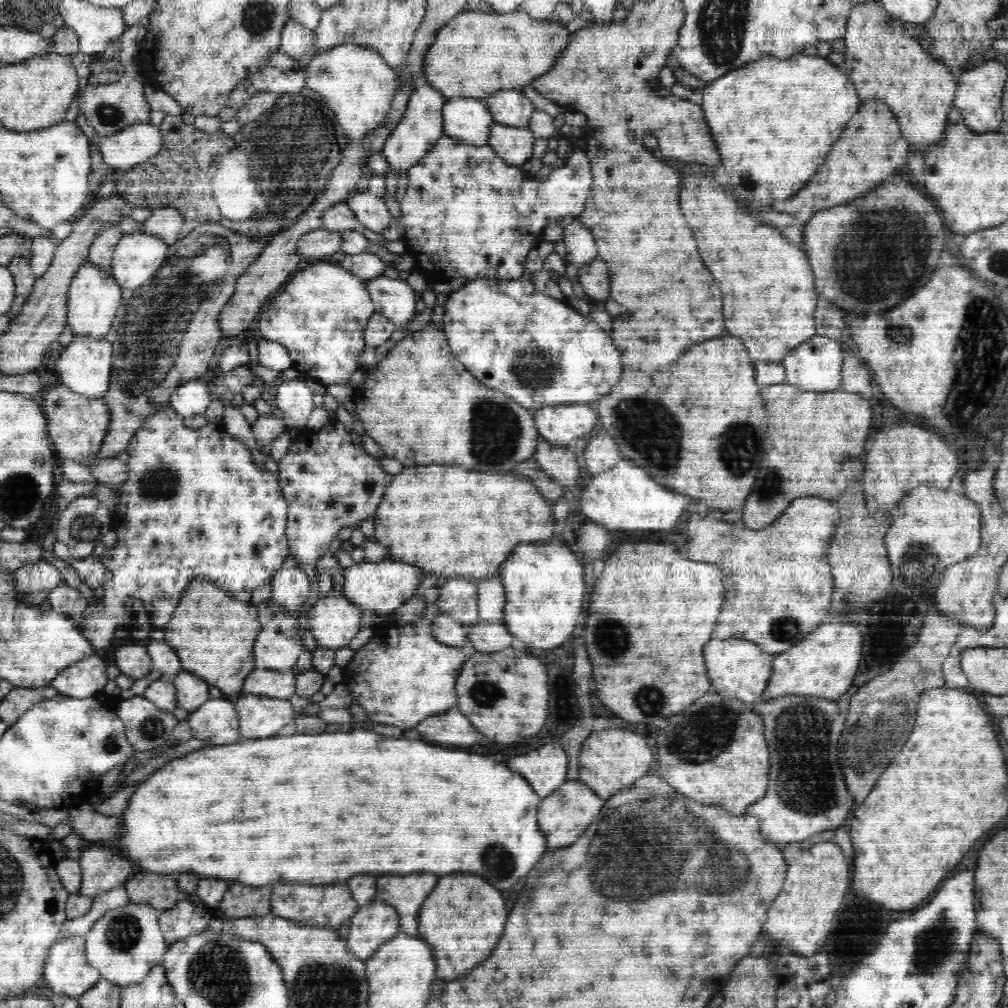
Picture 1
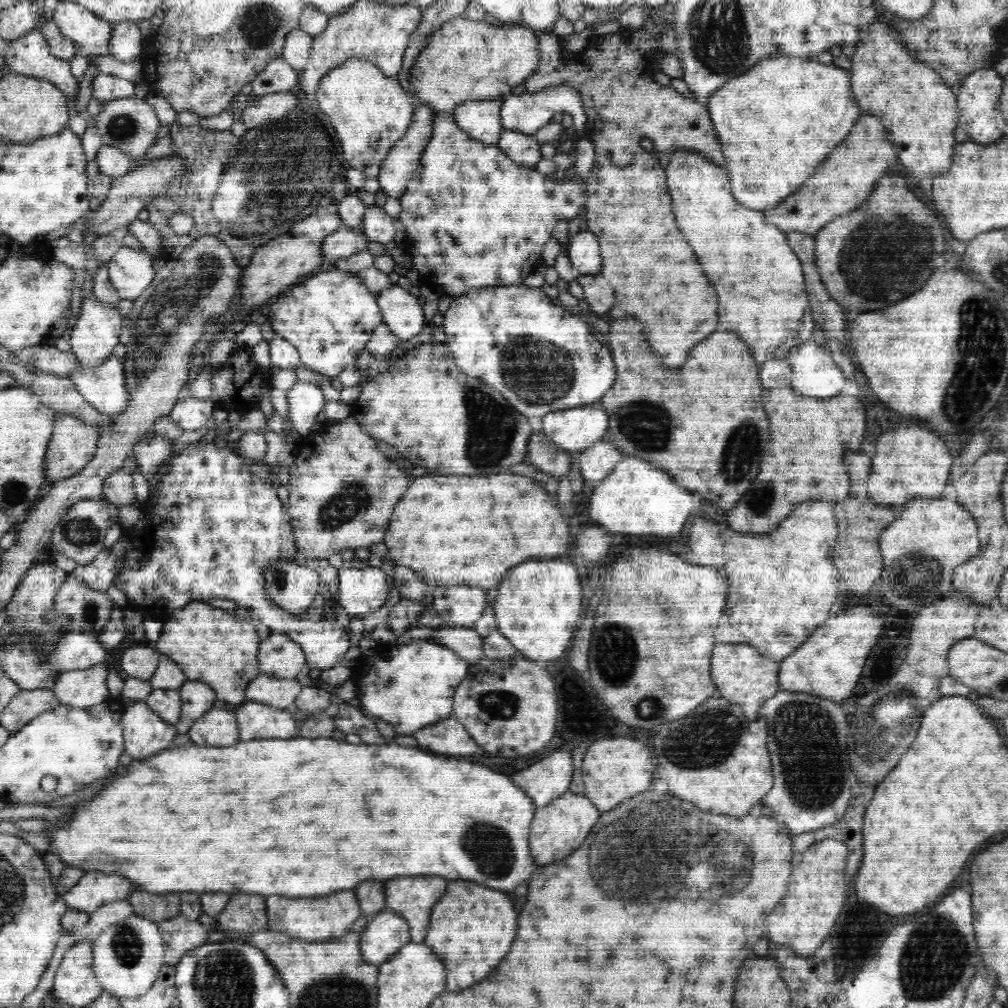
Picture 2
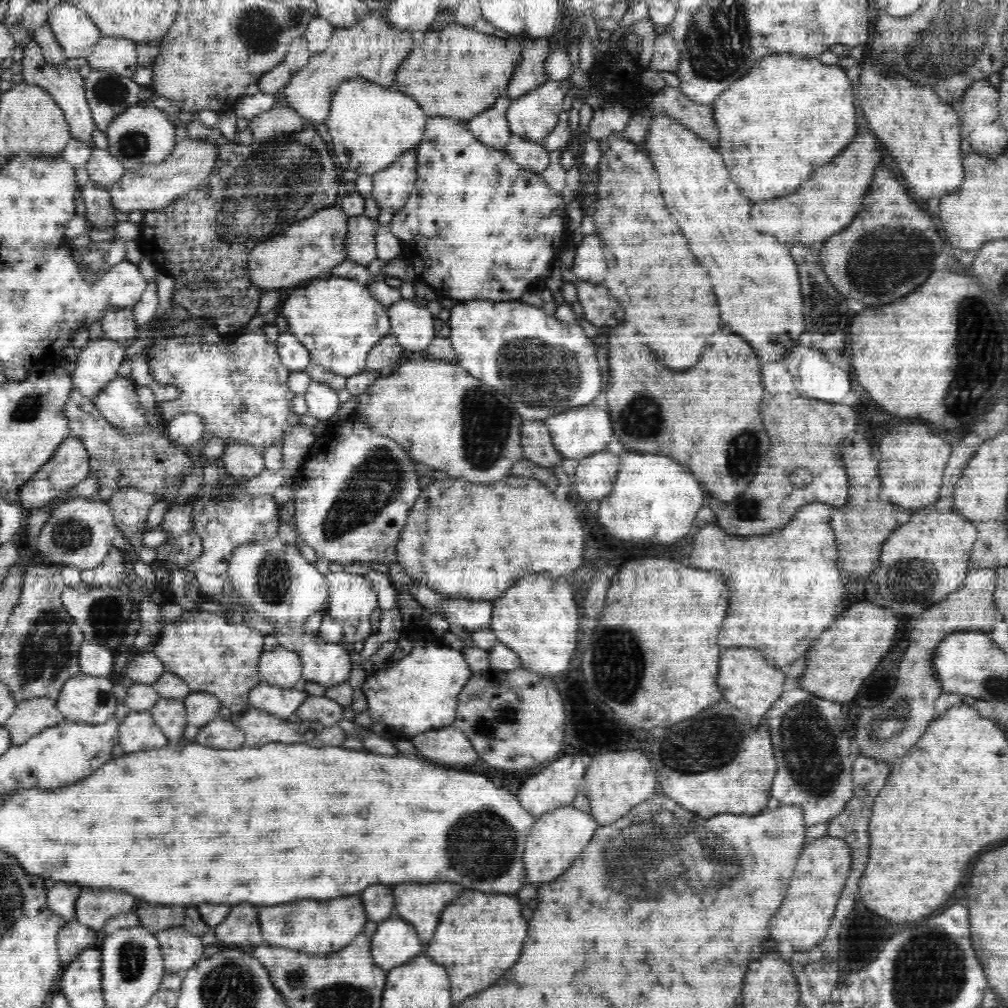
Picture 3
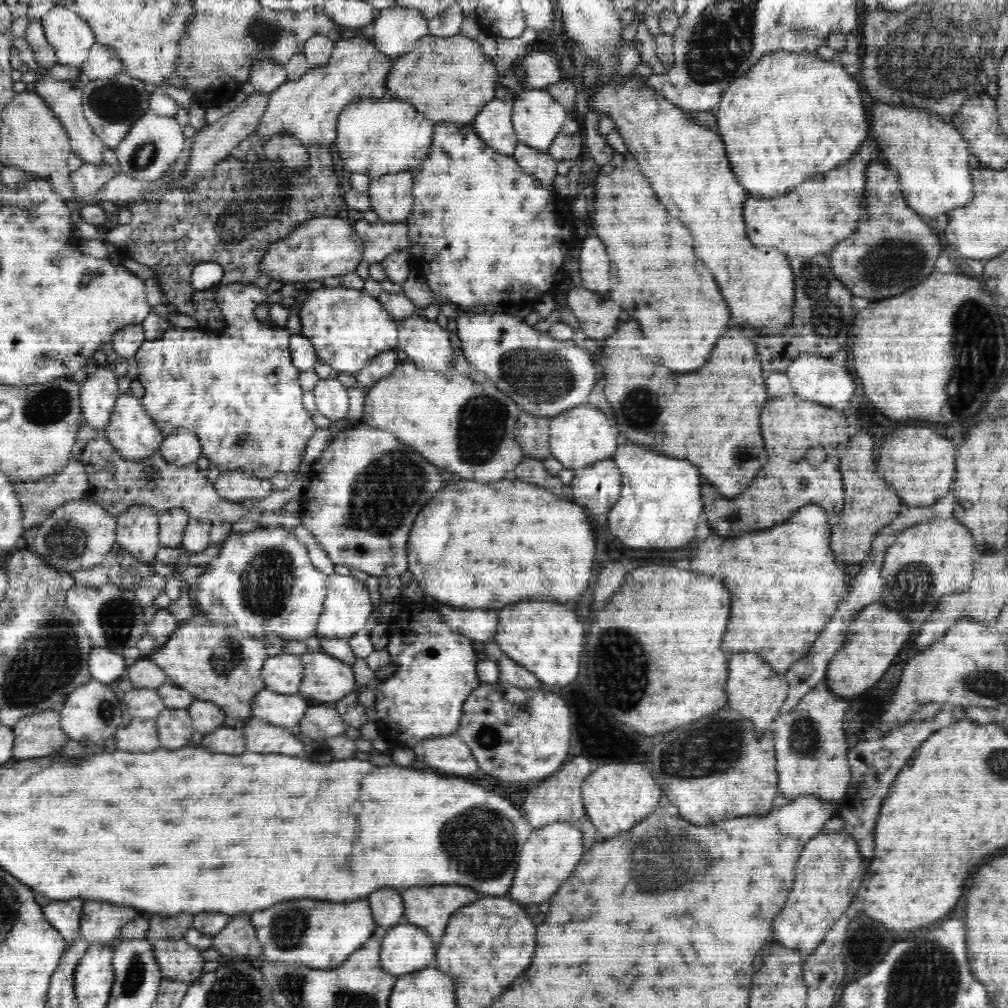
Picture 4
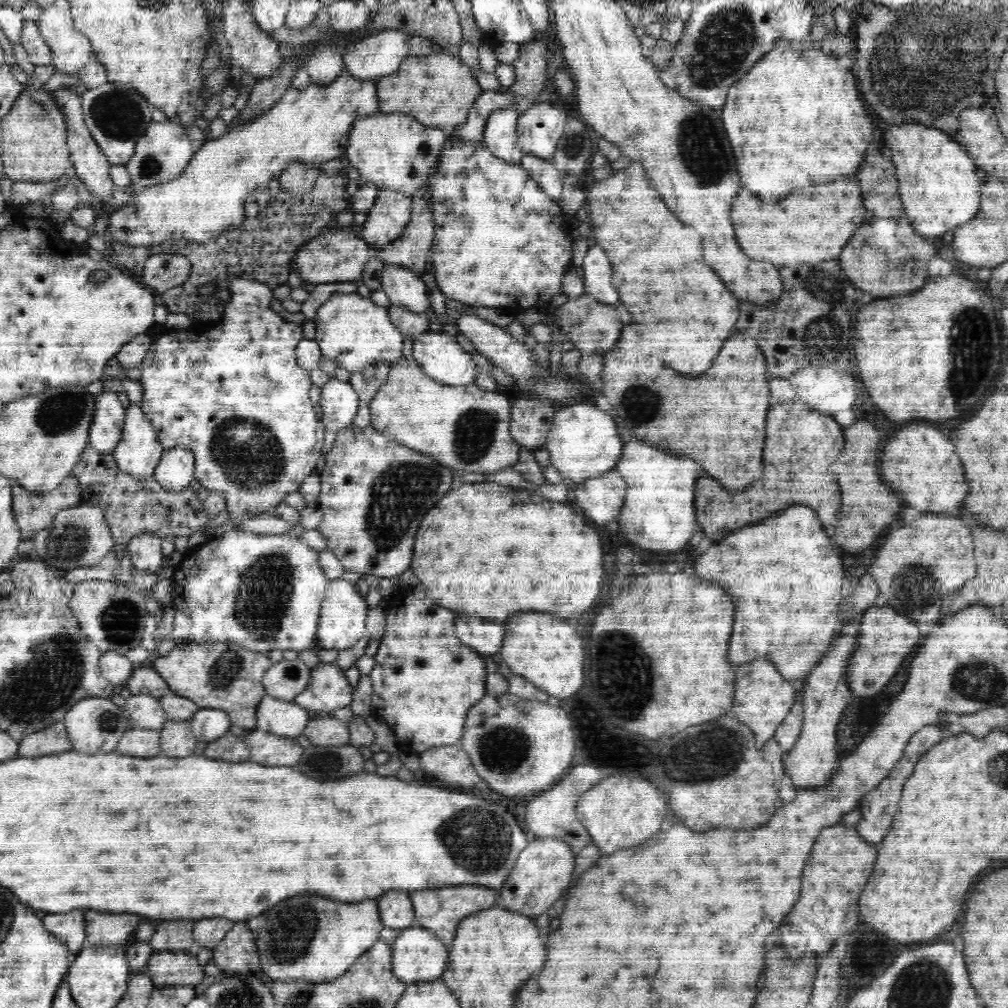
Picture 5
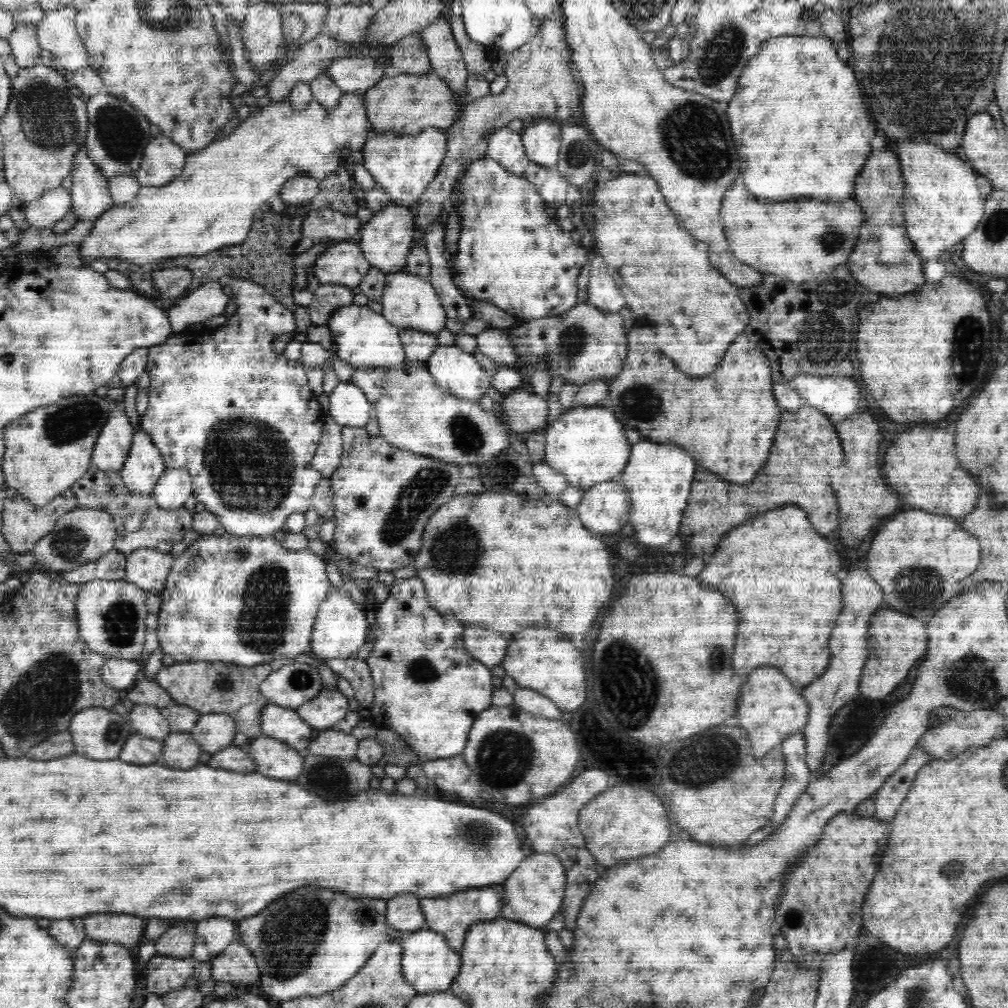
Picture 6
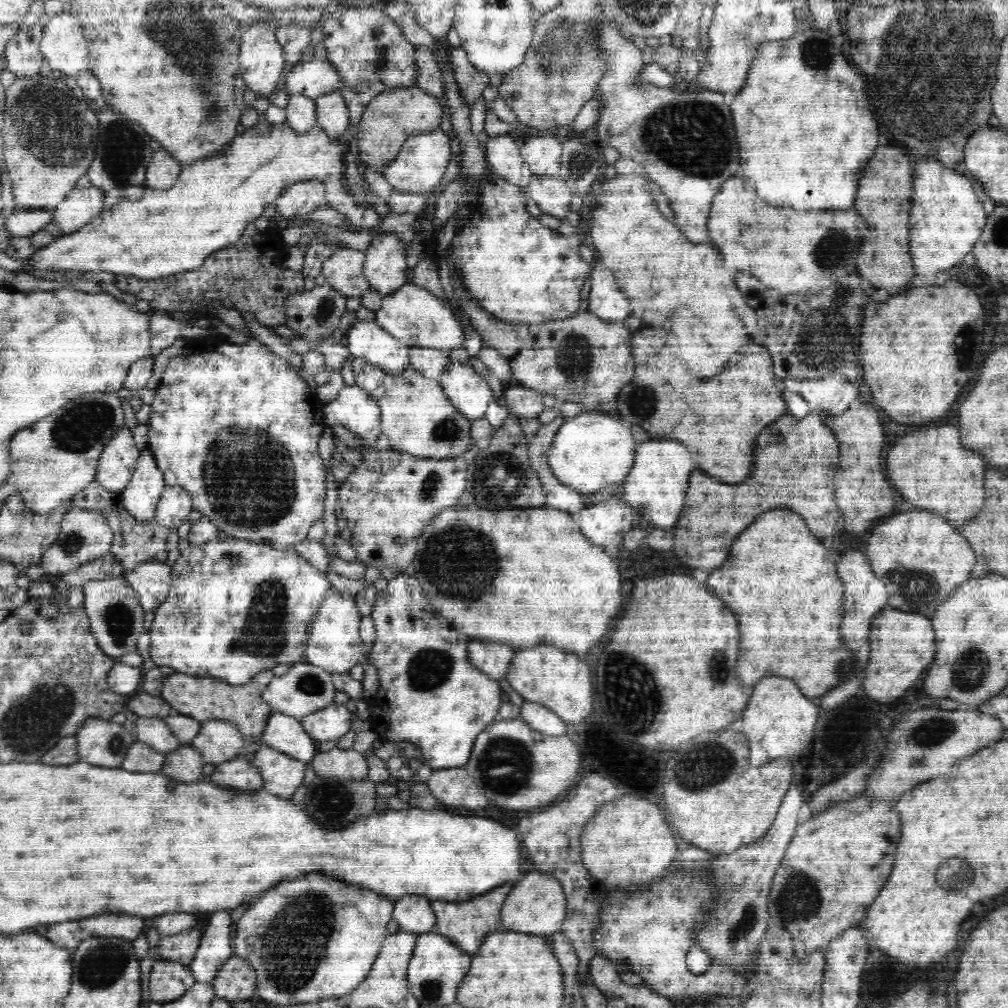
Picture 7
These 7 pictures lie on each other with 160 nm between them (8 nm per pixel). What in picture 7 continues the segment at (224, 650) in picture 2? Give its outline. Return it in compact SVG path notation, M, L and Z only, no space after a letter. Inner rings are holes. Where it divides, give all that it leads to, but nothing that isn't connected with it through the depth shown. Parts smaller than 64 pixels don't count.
M272 669L259 672L246 684L228 684L212 676L192 676L190 673L174 672L163 678L161 697L170 704L173 712L191 716L201 723L206 720L226 720L235 724L243 737L261 742L268 718L274 709L262 698L264 688L274 678Z

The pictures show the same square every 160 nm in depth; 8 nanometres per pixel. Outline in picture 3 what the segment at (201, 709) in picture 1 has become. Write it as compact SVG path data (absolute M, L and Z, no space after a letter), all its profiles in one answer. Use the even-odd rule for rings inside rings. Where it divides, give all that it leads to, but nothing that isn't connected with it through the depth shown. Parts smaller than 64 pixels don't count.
M217 716L200 728L195 742L210 748L238 748L244 746L244 740L244 732L235 718L225 720Z

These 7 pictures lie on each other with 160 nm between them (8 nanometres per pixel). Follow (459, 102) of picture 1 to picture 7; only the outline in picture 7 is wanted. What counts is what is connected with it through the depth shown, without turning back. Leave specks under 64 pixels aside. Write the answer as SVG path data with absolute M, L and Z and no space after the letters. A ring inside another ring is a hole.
M506 134L497 137L486 137L485 154L488 166L498 172L510 184L518 184L522 188L529 186L533 172L524 162L514 137Z

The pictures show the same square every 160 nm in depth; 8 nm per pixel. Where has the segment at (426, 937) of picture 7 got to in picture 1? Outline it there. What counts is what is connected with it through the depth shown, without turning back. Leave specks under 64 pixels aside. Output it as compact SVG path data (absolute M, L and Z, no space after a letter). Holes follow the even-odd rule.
M373 901L370 904L360 905L356 915L348 922L349 933L345 937L348 950L360 960L366 961L386 940L392 940L400 930L400 918L392 906Z

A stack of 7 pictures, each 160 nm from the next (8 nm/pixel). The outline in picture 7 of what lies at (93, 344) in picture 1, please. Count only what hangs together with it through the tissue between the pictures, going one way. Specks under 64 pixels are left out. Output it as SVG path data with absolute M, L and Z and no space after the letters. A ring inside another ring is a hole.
M150 450L141 452L135 467L132 478L121 493L121 501L139 524L145 524L155 518L158 500L167 484Z

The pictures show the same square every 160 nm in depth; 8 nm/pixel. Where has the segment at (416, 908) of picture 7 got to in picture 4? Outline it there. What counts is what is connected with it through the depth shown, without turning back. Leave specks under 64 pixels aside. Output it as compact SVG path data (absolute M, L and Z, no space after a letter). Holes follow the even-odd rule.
M376 890L370 894L370 910L378 927L397 926L404 919L404 901L397 890Z

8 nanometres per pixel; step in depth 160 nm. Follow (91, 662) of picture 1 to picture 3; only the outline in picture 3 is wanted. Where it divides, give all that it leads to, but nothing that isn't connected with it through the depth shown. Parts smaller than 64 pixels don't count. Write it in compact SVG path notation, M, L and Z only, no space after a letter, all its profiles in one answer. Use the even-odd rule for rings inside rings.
M72 676L59 692L57 707L65 720L102 724L116 714L118 700L112 686L109 676Z

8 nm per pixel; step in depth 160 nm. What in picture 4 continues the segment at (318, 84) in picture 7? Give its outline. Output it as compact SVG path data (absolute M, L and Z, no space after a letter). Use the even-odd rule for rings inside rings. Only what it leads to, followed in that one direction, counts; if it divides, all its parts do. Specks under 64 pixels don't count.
M403 6L388 7L378 11L374 18L374 39L380 52L397 61L401 55L412 52L417 39L428 35L428 19L421 10L404 8Z

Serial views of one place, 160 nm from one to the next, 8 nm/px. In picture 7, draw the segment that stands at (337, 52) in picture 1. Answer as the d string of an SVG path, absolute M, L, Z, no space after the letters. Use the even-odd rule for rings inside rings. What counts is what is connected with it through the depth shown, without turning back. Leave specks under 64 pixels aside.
M441 128L416 133L408 136L398 156L385 166L383 176L392 185L394 191L423 195L430 193L434 186L440 184L451 158L450 137Z

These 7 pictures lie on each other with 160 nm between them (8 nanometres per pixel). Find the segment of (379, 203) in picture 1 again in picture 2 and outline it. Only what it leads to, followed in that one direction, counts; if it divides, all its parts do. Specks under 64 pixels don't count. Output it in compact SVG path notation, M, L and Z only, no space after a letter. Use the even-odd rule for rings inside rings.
M368 199L361 231L372 242L388 244L394 238L394 221L394 218L384 212L383 207Z

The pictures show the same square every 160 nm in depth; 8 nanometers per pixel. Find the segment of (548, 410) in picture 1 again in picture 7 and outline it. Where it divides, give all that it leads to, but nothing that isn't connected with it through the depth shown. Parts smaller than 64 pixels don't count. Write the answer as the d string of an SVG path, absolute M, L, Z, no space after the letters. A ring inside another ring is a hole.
M595 409L568 416L560 427L547 450L547 463L551 473L564 486L580 494L604 495L608 484L621 484L626 480L634 464L637 447L628 422L615 413Z

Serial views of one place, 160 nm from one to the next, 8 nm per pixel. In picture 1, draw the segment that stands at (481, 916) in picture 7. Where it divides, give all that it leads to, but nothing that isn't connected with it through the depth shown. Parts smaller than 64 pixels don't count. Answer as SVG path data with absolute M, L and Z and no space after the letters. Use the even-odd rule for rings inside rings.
M408 874L382 876L376 884L377 902L392 906L400 918L400 930L410 936L418 935L420 904L436 886L436 874Z

